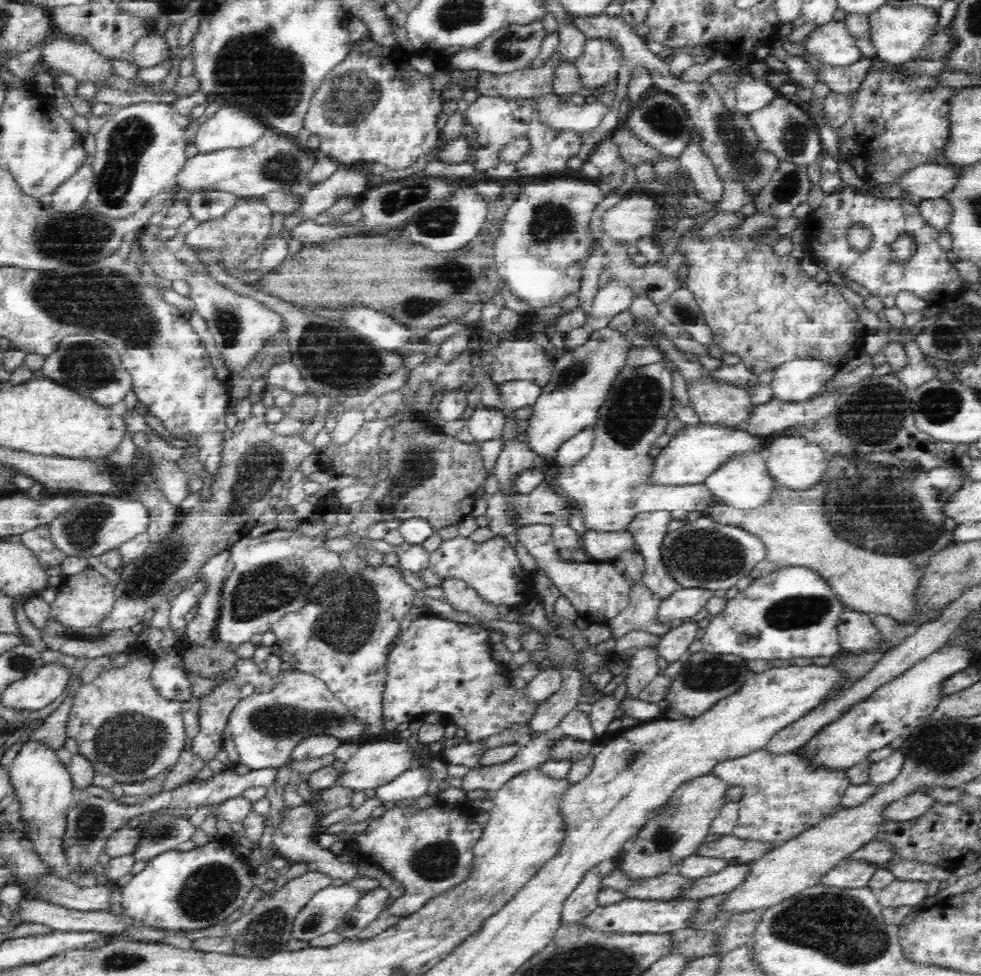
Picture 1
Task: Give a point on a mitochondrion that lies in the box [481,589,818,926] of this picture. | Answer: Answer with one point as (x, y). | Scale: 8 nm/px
(708, 675)

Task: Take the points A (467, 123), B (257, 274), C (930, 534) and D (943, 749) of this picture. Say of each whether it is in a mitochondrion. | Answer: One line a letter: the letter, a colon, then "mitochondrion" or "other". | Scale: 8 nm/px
A: other
B: other
C: mitochondrion
D: mitochondrion

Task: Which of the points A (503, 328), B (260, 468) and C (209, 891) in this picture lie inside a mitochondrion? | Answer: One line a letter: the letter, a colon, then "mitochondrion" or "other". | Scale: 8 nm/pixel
A: other
B: mitochondrion
C: mitochondrion

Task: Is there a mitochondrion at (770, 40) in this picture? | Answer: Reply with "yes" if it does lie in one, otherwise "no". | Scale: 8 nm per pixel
no

